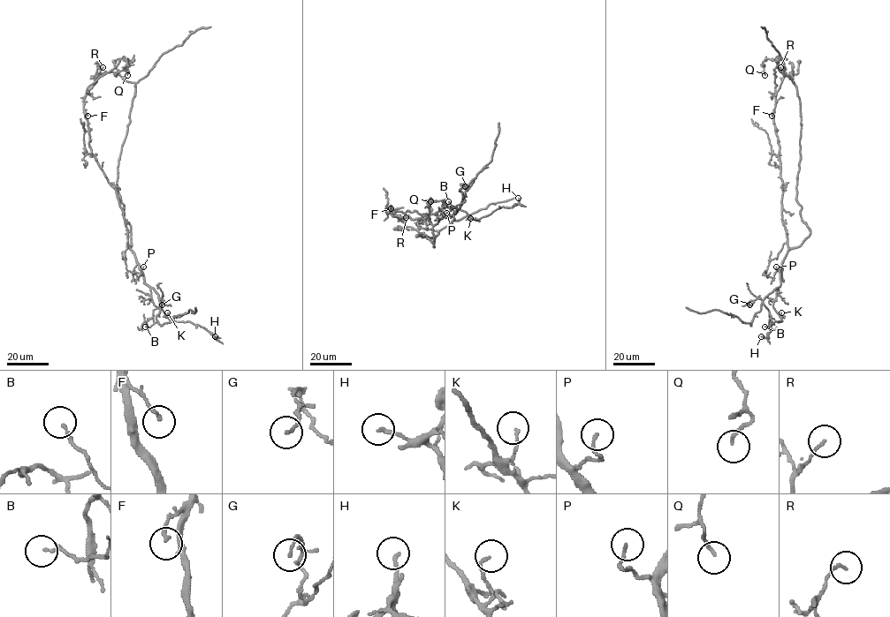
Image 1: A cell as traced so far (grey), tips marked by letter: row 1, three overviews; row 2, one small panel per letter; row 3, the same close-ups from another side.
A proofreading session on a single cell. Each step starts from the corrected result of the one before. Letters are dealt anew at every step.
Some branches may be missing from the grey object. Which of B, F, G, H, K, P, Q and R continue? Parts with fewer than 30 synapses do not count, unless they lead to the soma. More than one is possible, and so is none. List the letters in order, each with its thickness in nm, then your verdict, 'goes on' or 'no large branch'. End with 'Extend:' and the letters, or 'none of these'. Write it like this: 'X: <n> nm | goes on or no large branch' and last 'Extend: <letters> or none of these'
B: 130 nm | no large branch
F: 150 nm | no large branch
G: 110 nm | no large branch
H: 150 nm | no large branch
K: 120 nm | no large branch
P: 120 nm | no large branch
Q: 120 nm | no large branch
R: 130 nm | no large branch
Extend: none of these

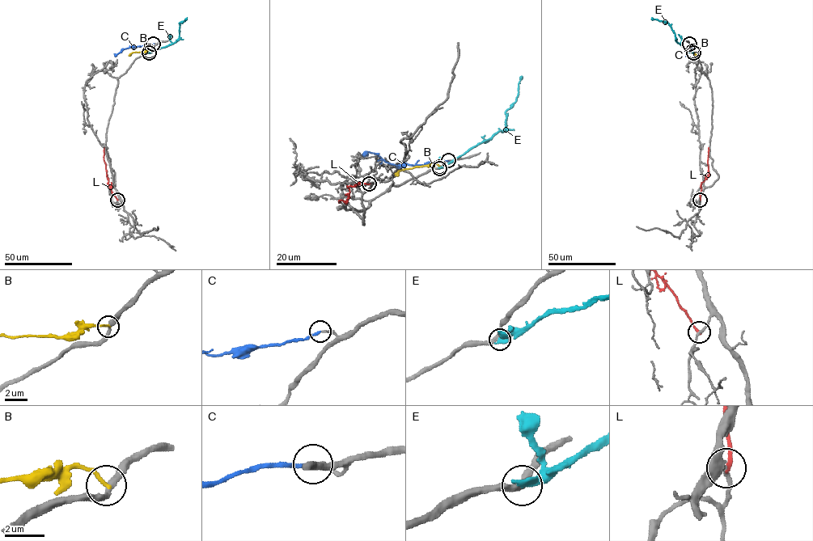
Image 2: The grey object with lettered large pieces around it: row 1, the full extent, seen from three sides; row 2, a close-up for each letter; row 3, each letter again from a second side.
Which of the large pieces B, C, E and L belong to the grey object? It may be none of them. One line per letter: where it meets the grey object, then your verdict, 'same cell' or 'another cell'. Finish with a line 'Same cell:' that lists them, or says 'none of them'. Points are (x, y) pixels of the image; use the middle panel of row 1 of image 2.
B: contact (439, 166); another cell
C: contact (448, 160); same cell
E: contact (439, 168); another cell
L: contact (369, 183); another cell
Same cell: C

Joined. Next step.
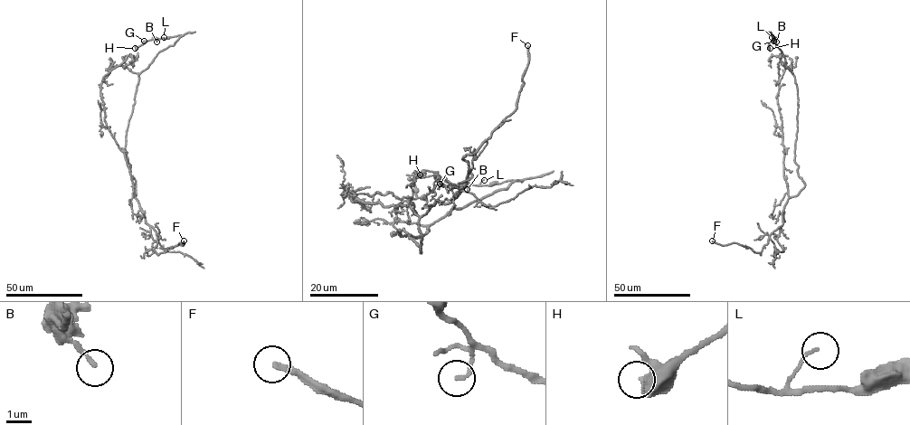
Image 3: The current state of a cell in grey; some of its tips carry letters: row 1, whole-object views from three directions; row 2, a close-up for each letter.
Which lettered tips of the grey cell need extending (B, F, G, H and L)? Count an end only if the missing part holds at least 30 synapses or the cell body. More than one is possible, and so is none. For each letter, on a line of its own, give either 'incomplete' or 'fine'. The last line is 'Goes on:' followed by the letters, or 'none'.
B: fine
F: incomplete
G: fine
H: fine
L: fine
Goes on: F

